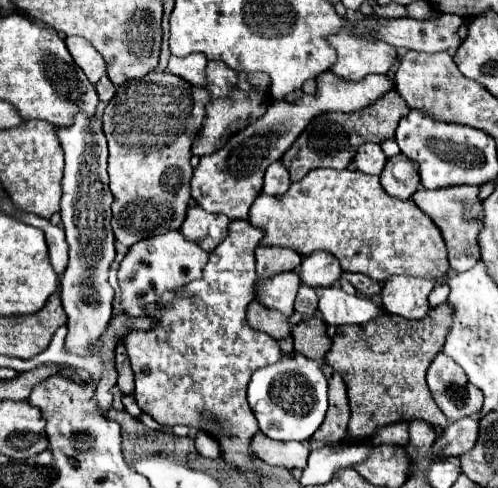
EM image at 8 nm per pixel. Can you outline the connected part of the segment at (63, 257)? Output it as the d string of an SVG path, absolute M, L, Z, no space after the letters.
M32 213L18 215L18 219L44 231L46 243L48 243L48 249L50 249L50 263L52 263L54 271L62 277L64 275L64 267L68 265L68 243L64 239L64 229L60 225L54 225L50 219L36 217Z

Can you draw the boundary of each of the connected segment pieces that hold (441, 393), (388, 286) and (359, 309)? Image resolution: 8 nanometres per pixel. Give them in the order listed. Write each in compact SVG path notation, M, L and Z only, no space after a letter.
M438 353L428 367L426 381L432 391L432 399L448 421L458 421L480 413L482 391L468 381L464 369L452 357Z
M390 277L382 287L382 303L386 313L400 315L404 319L422 319L430 311L428 295L434 285L434 281L420 277Z
M326 287L318 309L328 325L360 325L382 315L382 307L364 295L348 295L340 287Z

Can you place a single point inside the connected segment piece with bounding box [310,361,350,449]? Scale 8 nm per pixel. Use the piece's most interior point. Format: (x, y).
(333, 430)

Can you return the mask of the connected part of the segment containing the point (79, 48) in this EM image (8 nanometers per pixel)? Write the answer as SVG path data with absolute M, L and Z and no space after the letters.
M66 37L66 47L74 57L76 65L86 73L88 81L96 85L100 77L106 73L106 61L98 55L98 51L82 37Z

